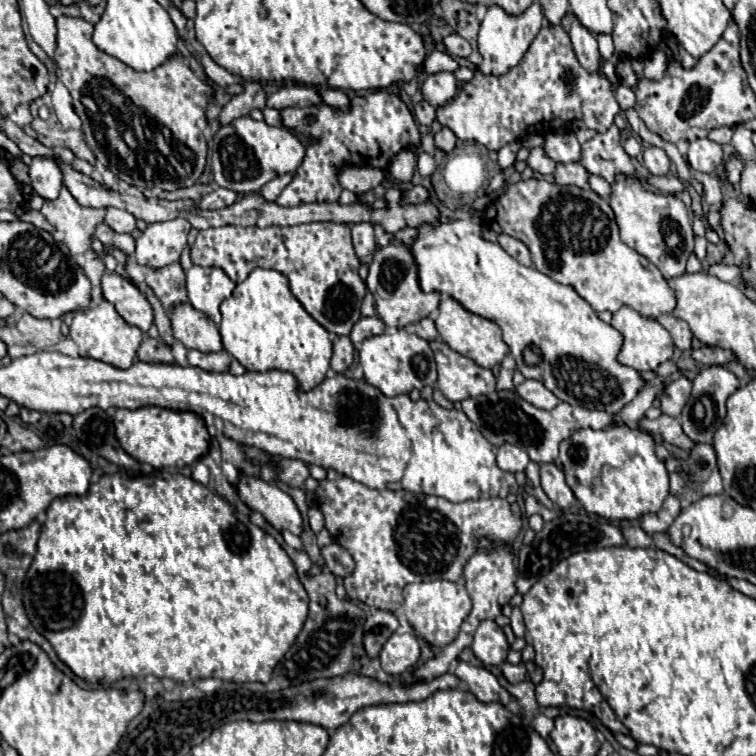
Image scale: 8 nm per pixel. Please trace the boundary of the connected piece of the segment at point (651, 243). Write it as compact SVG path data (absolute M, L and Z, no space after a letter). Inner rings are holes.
M620 176L612 184L610 206L614 210L624 244L634 248L638 254L646 256L662 272L662 276L666 280L672 280L686 272L688 256L694 252L694 232L692 232L692 218L688 214L688 208L684 206L684 202L678 196L666 196L666 194L654 192L638 180ZM664 220L672 220L672 224L676 224L676 228L678 228L678 234L682 236L682 254L678 258L672 256L672 252L668 250L668 246L664 242L664 232L662 232Z

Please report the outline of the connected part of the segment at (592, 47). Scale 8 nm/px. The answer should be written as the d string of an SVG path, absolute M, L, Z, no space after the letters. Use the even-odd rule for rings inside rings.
M574 20L572 30L570 30L570 38L574 44L576 58L584 66L584 70L586 72L598 72L602 66L602 56L598 50L596 36L590 30L586 30L582 24L578 24L578 20Z

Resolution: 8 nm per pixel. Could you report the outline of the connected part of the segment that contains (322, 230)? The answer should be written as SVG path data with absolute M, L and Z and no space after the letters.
M310 222L268 228L208 228L198 232L190 254L194 264L222 268L236 284L244 282L254 268L282 272L288 278L292 294L298 298L304 310L330 334L350 334L352 326L360 320L360 304L366 286L358 276L358 258L352 248L348 224Z

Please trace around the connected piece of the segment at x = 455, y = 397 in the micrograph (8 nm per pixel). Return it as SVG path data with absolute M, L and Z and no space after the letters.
M442 340L430 342L436 366L438 366L438 380L436 388L452 402L462 402L464 398L474 398L480 394L494 392L496 380L494 374L486 368L480 368L470 358L454 352Z

